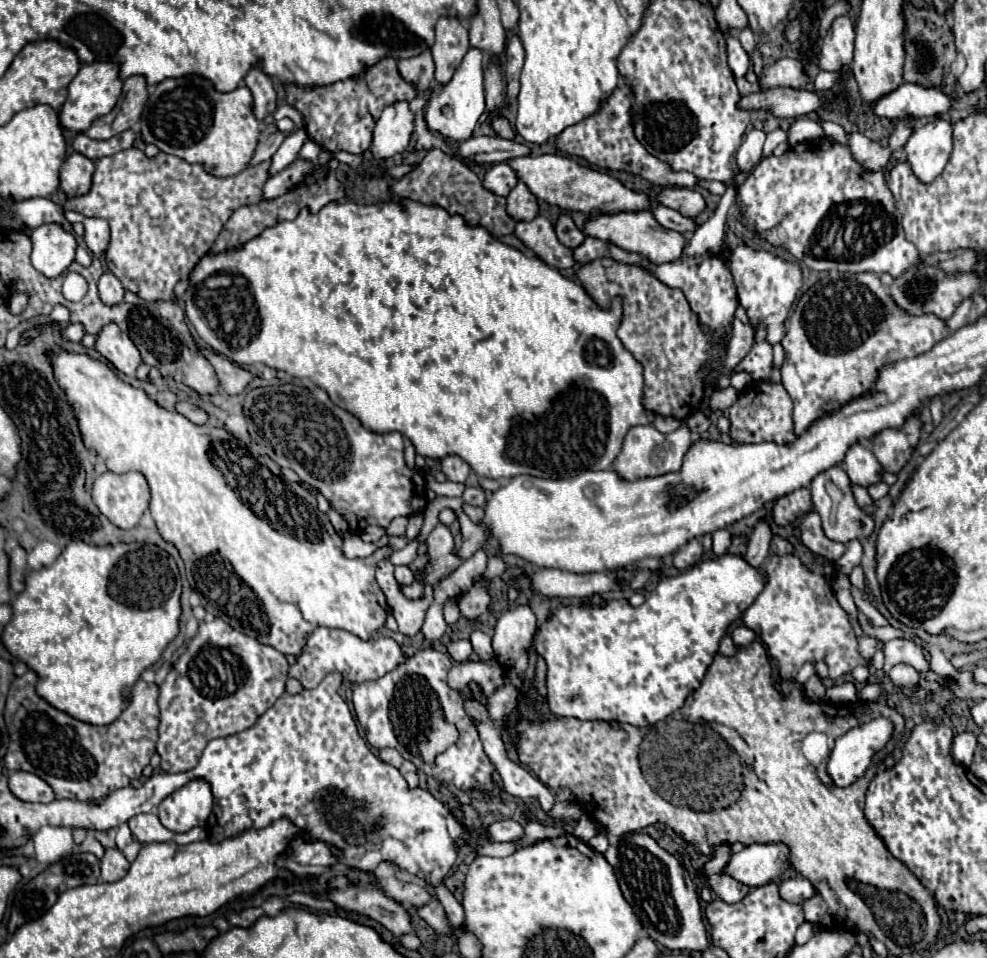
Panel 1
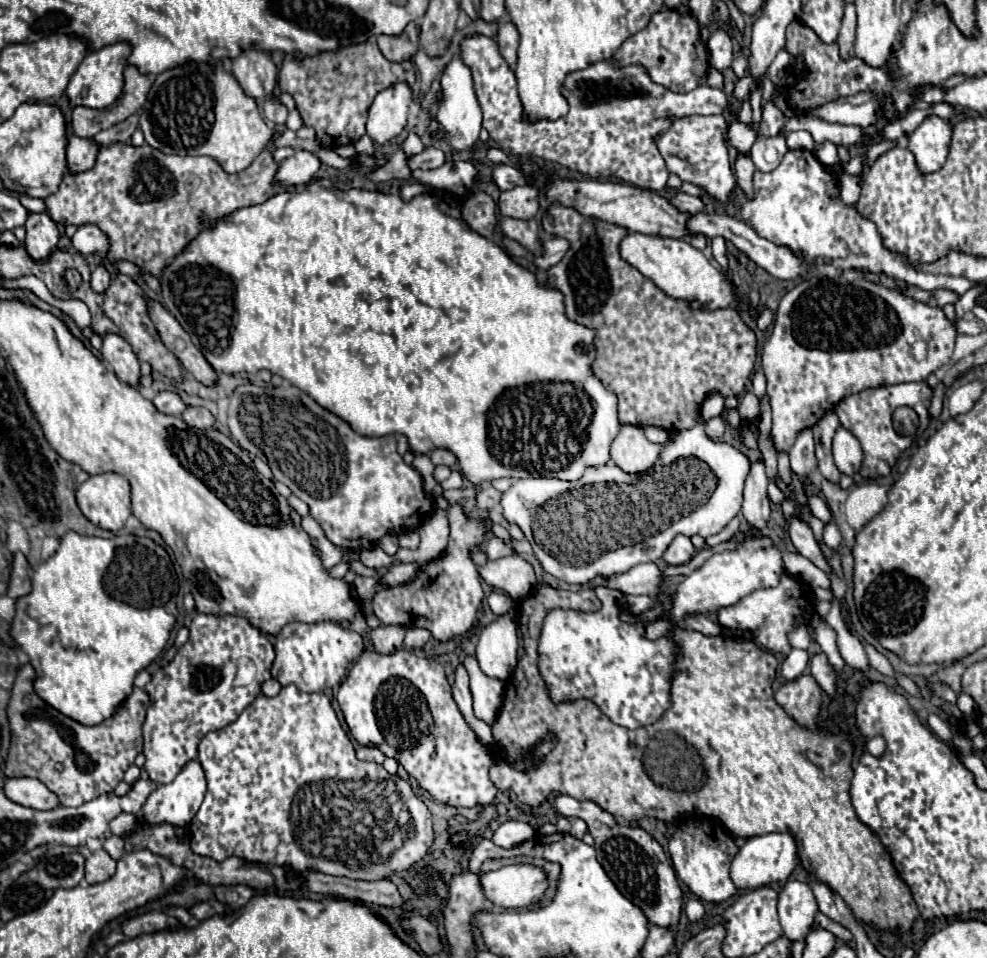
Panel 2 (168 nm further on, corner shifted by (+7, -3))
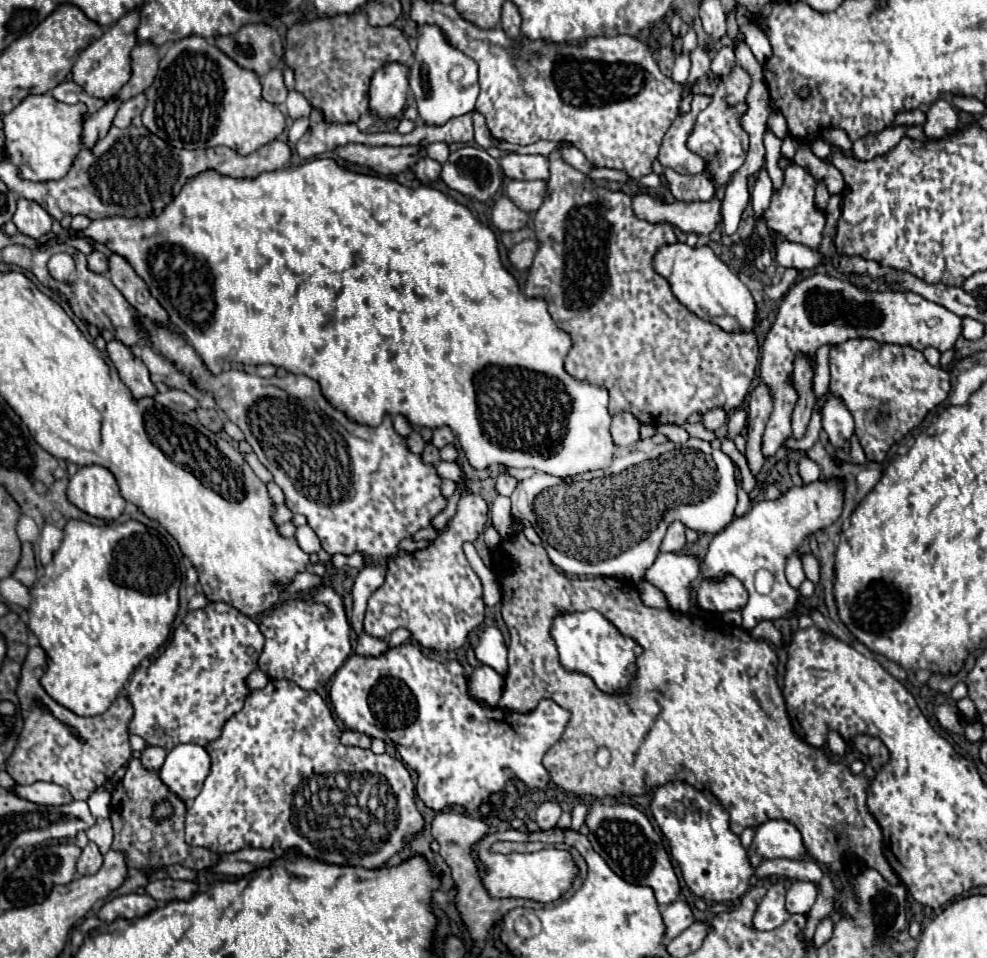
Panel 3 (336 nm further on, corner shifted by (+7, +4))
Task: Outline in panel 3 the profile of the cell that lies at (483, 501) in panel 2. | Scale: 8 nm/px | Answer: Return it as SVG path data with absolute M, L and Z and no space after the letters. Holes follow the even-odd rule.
M500 473L498 475L498 481L496 481L496 491L500 495L512 495L512 491L516 489L516 485L518 485L518 479L516 477L512 477L508 473Z

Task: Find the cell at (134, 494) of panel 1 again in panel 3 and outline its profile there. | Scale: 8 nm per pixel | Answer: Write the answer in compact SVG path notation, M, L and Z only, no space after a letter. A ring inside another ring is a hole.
M86 465L70 477L68 501L92 517L118 519L126 501L122 499L114 475L100 465Z

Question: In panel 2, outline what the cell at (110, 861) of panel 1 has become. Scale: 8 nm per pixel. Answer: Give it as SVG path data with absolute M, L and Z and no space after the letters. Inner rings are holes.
M96 850L88 860L86 860L86 882L88 884L98 884L114 876L116 872L116 860L110 858L106 850Z

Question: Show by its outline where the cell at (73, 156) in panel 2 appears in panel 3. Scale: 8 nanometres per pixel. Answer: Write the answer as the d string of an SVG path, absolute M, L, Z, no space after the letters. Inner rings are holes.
M114 97L110 101L106 101L106 105L102 109L98 109L96 113L86 117L84 129L82 129L84 147L92 147L98 139L102 139L108 133L108 129L112 127L112 119L114 119L118 107L120 107L120 101Z

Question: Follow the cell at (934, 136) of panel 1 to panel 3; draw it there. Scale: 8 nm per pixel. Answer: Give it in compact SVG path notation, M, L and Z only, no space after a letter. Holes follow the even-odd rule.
M938 99L934 105L930 105L924 125L924 133L930 139L942 139L948 133L952 133L956 127L958 127L958 113L948 101Z

